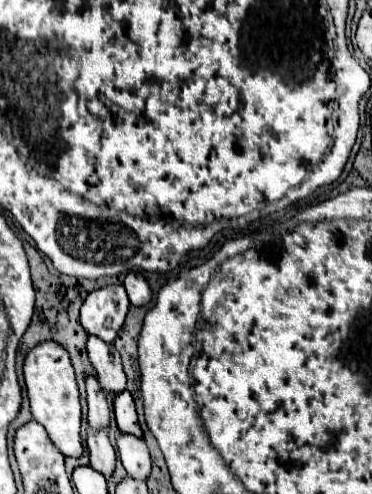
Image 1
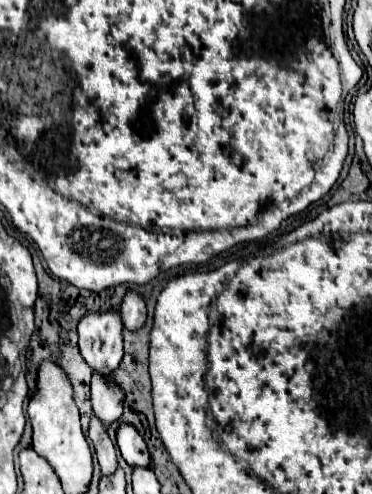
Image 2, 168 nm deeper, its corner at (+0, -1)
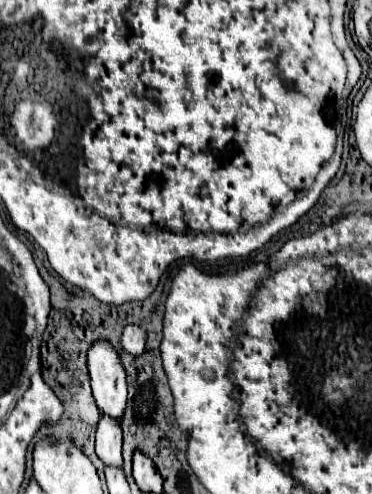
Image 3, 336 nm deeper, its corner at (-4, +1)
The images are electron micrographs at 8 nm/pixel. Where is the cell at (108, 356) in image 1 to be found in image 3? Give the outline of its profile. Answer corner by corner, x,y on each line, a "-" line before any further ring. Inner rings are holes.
100,418
96,432
96,454
104,466
122,468
122,430
120,422
112,422
112,418

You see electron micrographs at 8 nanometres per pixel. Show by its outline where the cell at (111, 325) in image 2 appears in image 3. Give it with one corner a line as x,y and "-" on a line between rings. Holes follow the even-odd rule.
96,342
88,352
92,392
102,414
122,420
126,406
126,374
116,350
108,342

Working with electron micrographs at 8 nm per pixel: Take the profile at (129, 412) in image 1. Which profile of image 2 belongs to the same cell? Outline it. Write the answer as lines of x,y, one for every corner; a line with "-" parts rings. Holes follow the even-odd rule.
120,424
116,430
116,440
118,440
118,448
122,452
122,458
130,466
148,466
150,464
150,454
148,454
146,442
136,432
136,428
132,428
132,424

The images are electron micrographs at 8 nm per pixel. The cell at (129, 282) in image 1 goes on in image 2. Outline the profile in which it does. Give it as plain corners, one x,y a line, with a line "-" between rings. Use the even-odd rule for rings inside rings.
126,292
122,306
120,306
120,314
124,320
124,326
128,330
138,330
144,320
146,320
146,302
138,292

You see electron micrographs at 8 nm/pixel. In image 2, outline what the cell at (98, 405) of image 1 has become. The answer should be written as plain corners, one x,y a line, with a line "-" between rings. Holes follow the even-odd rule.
92,416
92,420
90,420
88,434
90,434
90,440
96,448
96,456
98,456
102,474
112,474
116,470
116,464
118,464
116,450
114,450
110,436
108,436
108,430
104,428
104,424
100,424
100,420
96,420
96,416

